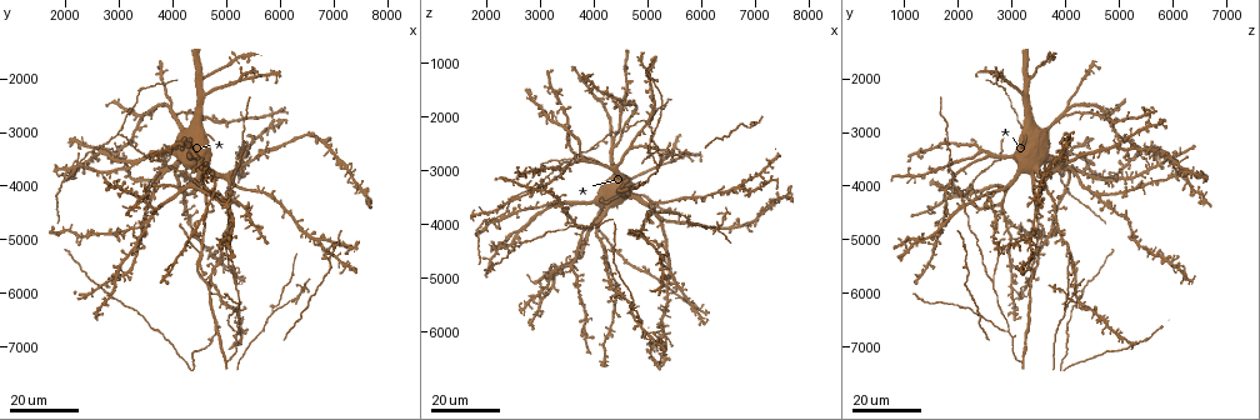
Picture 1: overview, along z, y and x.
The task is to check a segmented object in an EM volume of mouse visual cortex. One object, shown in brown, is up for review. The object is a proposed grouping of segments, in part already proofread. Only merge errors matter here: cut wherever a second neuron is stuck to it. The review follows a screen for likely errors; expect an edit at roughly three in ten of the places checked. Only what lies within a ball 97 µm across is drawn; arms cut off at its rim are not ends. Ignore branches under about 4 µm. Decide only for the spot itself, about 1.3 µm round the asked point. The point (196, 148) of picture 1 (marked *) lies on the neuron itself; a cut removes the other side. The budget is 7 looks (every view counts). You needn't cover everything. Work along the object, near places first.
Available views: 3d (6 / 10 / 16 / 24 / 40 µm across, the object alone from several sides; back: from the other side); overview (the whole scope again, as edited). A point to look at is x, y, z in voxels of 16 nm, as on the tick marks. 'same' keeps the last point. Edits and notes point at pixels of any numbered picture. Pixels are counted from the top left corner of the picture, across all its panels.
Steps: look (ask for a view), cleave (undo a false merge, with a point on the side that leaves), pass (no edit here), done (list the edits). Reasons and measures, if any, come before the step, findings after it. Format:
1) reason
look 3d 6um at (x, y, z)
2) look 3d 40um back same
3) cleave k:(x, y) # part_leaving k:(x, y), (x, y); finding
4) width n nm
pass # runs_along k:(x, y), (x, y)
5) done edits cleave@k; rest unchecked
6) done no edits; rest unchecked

side arm on a straight run
look 3d 16um at (2250, 3600, 3850)

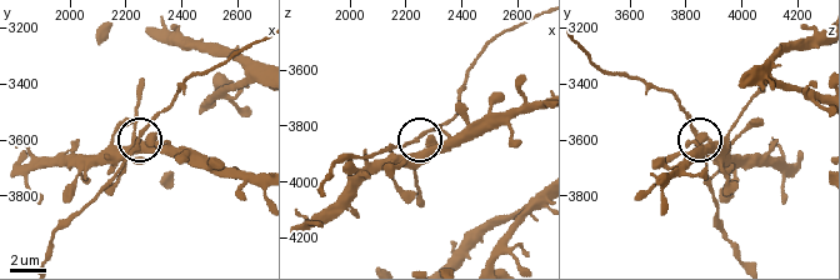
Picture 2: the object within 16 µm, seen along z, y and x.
look 3d 10um at (2280, 3590, 3850)

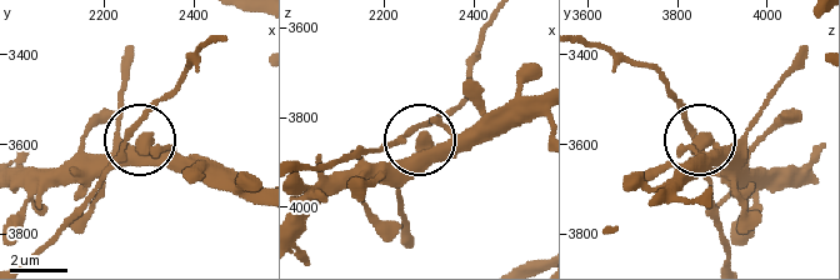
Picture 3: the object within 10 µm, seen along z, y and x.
side_arm 11 um
pass # runs_along 3:(533, 99), (504, 103), (454, 136), (425, 141), (378, 175); all the same neuron

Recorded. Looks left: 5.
thin arm on a thick one
look 3d 24um at (5100, 5750, 2600)

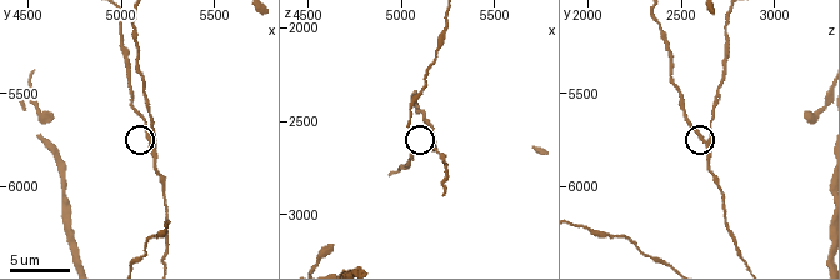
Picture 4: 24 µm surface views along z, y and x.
look 3d 10um at (5160, 5760, 2660)

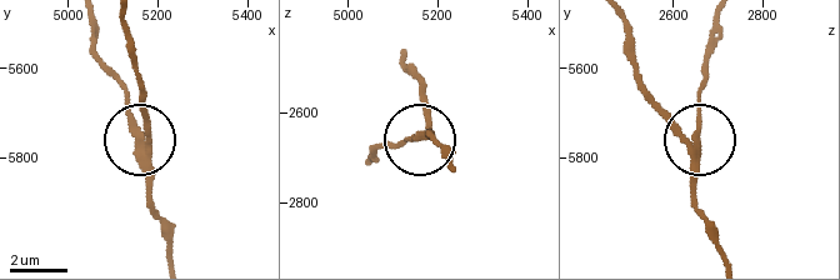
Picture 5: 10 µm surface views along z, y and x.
cleave 5:(133, 124) # part_leaving 5:(145, 160), (128, 90), (98, 54), (95, 25); a second neuron is stuck on

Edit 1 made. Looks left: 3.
thin arm on a thick one
look 3d 16um at (6300, 6100, 4100)

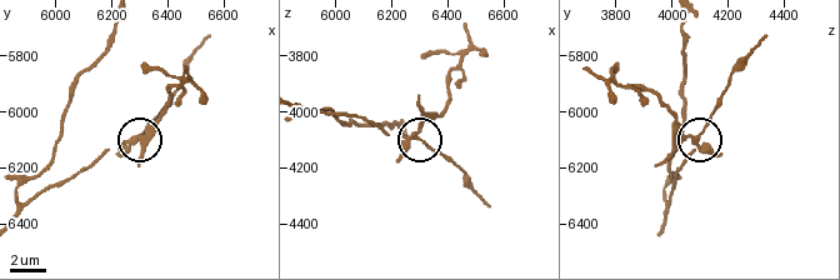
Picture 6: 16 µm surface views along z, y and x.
look 3d 10um at (6300, 6090, 4090)

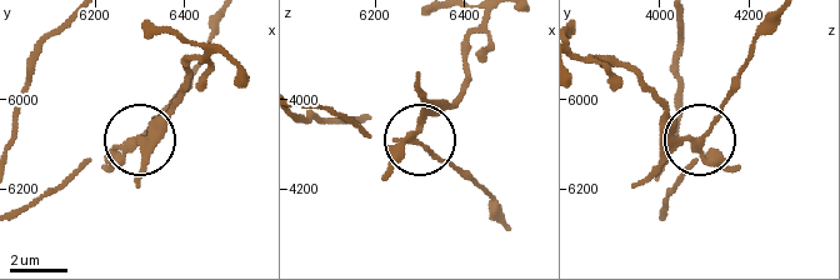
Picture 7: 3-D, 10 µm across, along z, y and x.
arms 3
cleave 7:(159, 141) # two neurons meet here

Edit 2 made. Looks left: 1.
done edits cleave@5, cleave@7; rest unchecked

